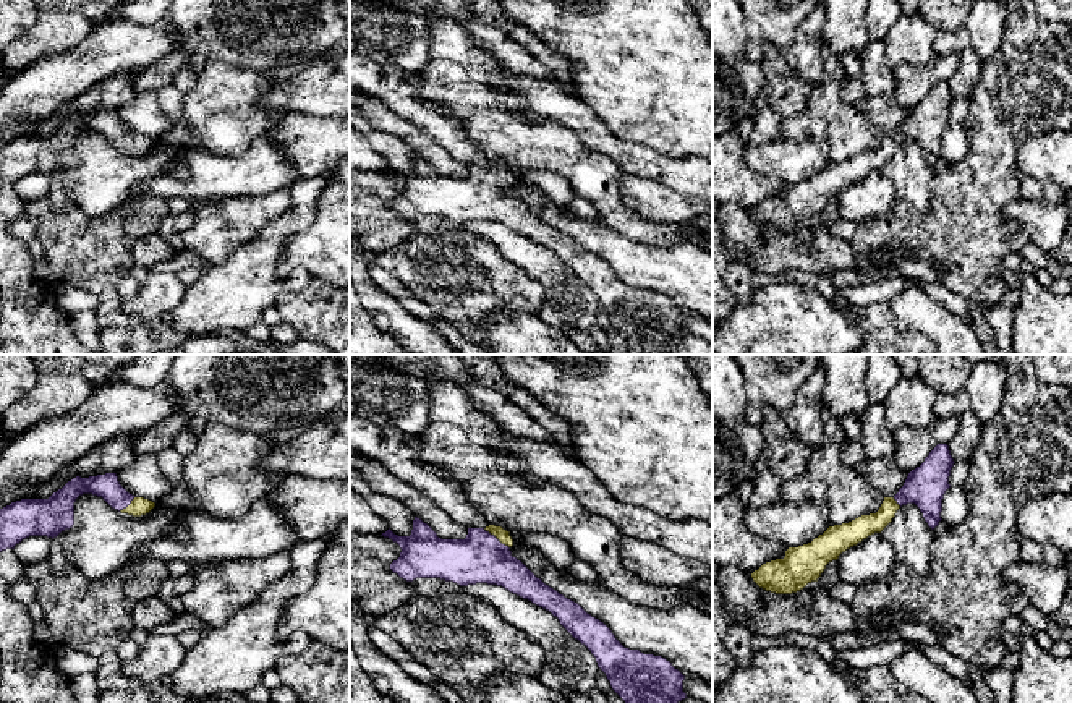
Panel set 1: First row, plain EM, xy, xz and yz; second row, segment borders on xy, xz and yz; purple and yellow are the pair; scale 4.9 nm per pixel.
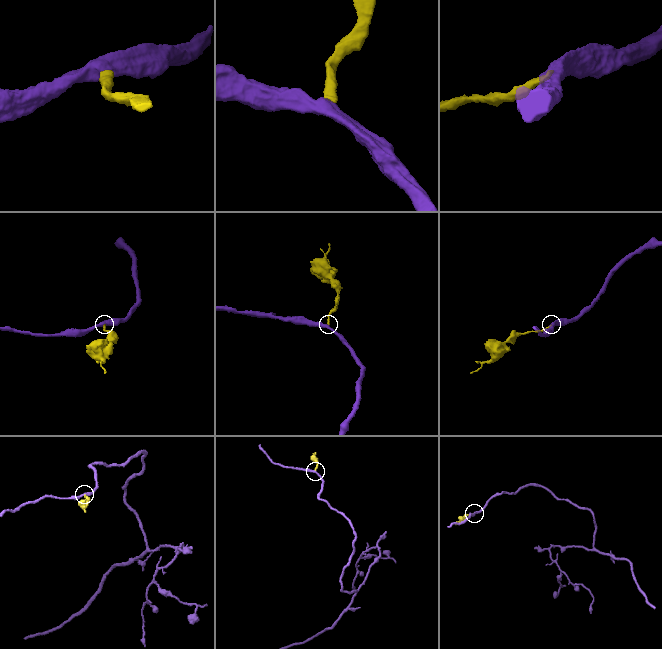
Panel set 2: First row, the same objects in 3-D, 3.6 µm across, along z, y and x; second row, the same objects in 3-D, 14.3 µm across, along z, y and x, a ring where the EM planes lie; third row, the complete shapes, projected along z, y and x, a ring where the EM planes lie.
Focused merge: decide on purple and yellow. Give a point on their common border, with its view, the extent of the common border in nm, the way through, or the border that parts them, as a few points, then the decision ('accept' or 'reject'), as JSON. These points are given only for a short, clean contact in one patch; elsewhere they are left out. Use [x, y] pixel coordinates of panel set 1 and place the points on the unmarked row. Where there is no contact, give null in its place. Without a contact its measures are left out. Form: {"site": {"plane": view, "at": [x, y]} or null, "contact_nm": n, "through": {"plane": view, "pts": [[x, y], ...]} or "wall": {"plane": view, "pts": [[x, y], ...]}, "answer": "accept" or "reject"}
{"site": {"plane": "xz", "at": [494, 174]}, "contact_nm": 170, "through": {"plane": "xz", "pts": [[480, 195], [494, 174], [502, 172]]}, "answer": "accept"}

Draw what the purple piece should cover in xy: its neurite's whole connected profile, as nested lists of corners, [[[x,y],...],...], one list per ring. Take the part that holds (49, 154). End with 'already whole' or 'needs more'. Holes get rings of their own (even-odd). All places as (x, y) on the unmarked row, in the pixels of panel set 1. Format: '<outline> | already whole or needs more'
[[[117,110],[76,113],[49,136],[21,136],[0,146],[0,190],[15,186],[29,173],[53,177],[73,165],[74,139],[83,131],[102,134],[112,146],[133,154],[146,152],[155,144],[155,139],[130,131]]] | needs more

